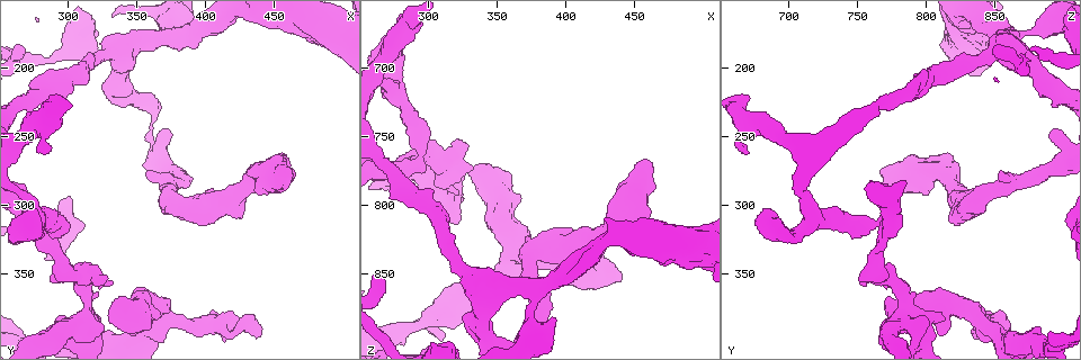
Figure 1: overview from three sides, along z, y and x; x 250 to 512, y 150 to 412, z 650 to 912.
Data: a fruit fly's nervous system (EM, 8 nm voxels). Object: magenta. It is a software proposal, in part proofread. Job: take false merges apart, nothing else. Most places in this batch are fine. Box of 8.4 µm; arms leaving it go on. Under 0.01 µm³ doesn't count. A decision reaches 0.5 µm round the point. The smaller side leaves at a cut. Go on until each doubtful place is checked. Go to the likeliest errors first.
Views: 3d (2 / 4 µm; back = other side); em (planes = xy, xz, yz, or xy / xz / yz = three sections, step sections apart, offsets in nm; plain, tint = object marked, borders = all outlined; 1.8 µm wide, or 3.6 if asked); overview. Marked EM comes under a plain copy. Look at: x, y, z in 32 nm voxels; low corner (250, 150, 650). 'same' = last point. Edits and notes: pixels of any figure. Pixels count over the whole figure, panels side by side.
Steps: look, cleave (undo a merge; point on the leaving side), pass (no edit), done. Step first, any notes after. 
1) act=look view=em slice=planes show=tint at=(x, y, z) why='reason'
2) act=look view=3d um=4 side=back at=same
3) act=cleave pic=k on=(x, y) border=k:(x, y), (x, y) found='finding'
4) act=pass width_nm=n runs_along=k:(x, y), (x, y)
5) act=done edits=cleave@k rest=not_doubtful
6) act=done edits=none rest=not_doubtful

act=look view=3d um=2 side=back at=(292, 314, 766) why='branch point'

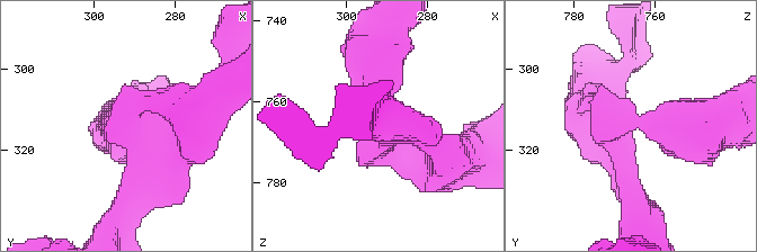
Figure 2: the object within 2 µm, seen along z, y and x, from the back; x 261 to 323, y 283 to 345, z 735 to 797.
act=look view=em um=3.6 slice=planes show=tint at=(291, 313, 768)

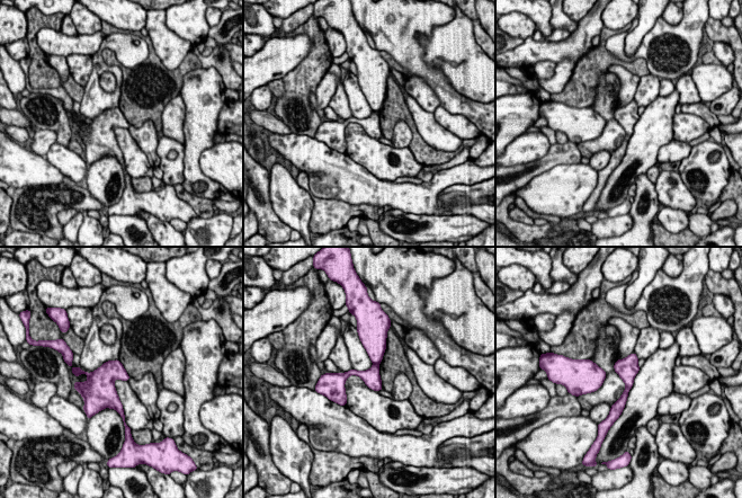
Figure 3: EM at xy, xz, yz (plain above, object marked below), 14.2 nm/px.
act=cleave pic=3 on=(372, 379) border=3:(374, 363), (378, 364) found='two neurons meet here'

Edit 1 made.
act=look view=3d um=2 at=(360, 386, 840) why='thick turns thin'

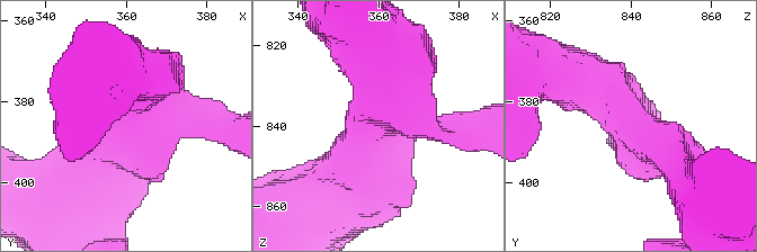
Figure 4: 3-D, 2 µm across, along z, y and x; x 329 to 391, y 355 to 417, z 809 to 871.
act=look view=em slice=planes show=tint at=(360, 385, 839)

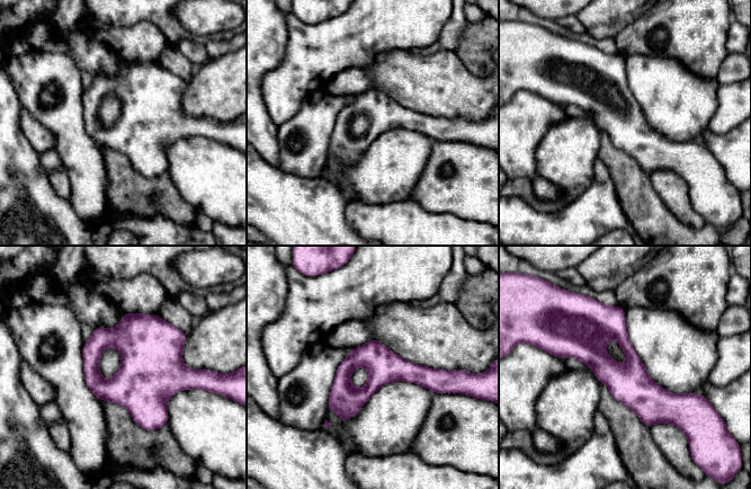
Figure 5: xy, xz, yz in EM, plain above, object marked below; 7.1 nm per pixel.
act=pass found='continuous, no second neuron'

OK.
act=look view=em slice=xz step=16 show=tint at=(424, 386, 848) why='sudden change in width'

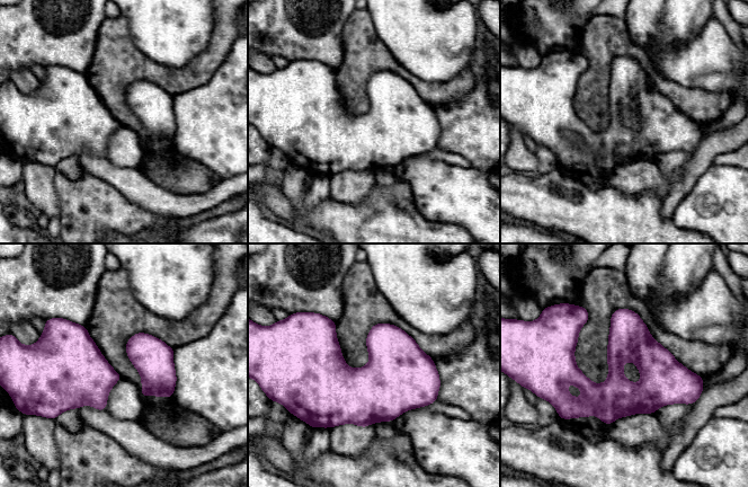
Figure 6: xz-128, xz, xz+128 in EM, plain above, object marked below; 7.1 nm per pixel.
act=pass found='one neuron here'

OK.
act=done edits=cleave@3 rest=not_doubtful

